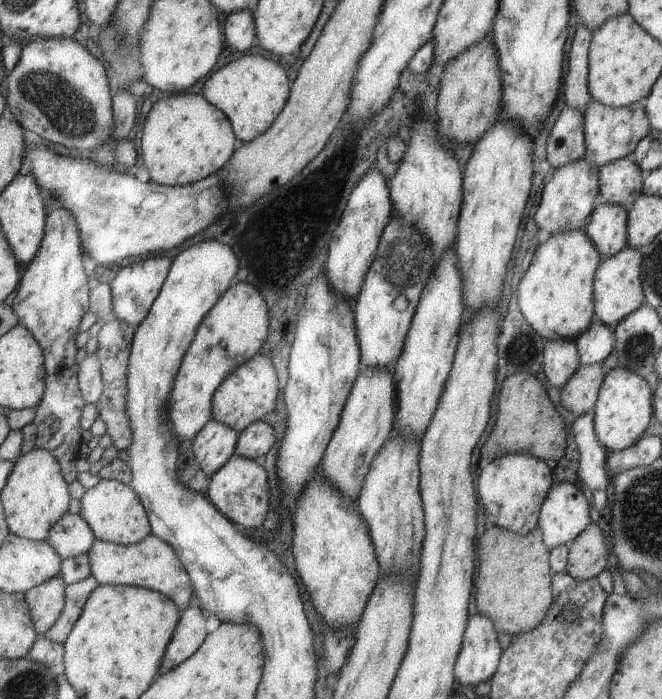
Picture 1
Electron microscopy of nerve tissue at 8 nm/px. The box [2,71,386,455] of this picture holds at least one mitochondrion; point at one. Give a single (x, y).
(61, 373)

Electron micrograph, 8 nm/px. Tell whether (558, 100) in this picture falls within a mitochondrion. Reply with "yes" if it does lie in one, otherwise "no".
no

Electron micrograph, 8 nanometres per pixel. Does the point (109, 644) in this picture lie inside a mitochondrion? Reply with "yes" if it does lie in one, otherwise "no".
no

